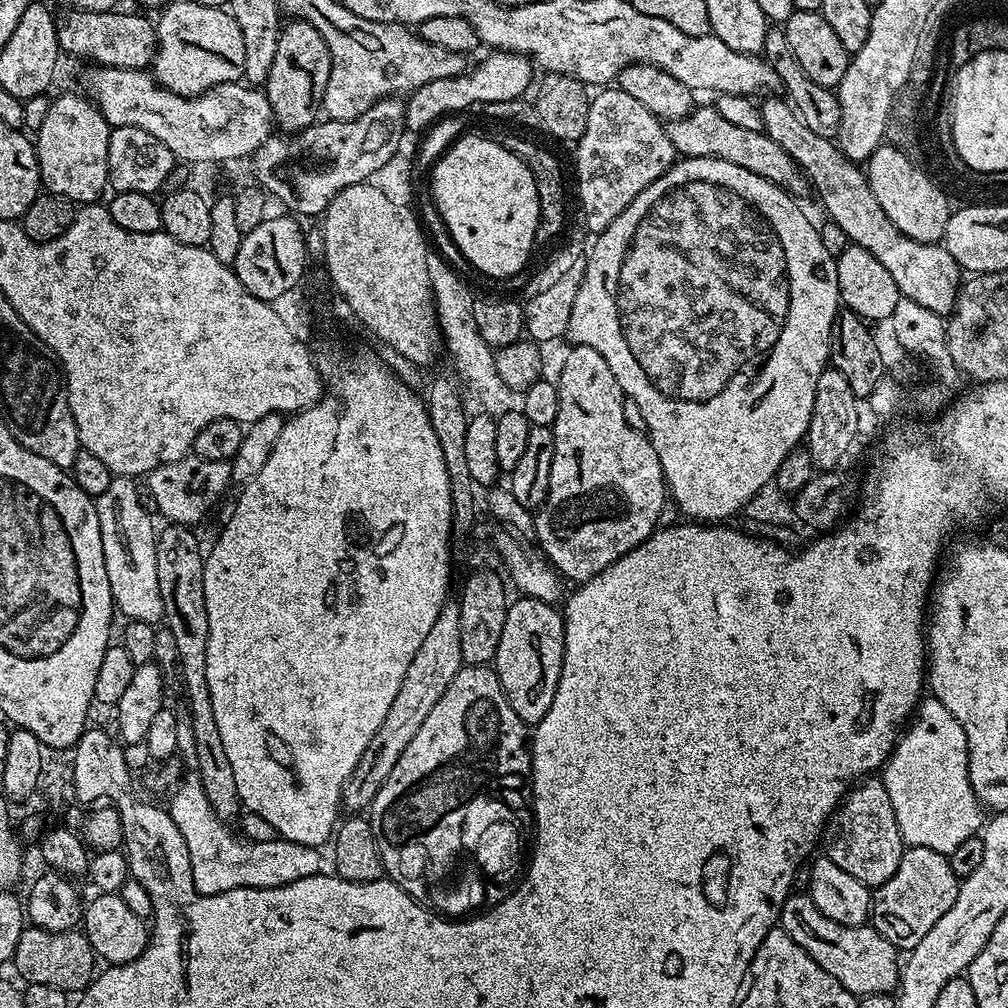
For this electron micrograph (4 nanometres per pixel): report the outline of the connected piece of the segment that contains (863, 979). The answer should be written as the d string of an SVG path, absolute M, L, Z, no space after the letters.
M793 894L786 903L780 907L779 927L783 928L826 974L838 978L842 986L853 996L859 998L887 992L897 991L900 982L901 961L896 961L898 950L882 934L878 934L871 926L859 924L858 926L842 926L834 922L834 918L826 918L818 906L807 894Z

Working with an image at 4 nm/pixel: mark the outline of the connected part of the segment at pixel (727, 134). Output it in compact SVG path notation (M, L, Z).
M714 106L708 108L693 107L682 118L671 121L667 125L668 137L674 146L674 150L681 157L693 156L694 158L722 158L722 162L734 162L734 166L746 166L754 174L774 182L785 192L793 197L800 198L806 188L806 177L800 170L800 165L792 160L774 138L770 138L764 132L754 130L742 130L739 126L733 126Z

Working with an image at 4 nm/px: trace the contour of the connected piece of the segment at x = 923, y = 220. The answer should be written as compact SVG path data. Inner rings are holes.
M885 142L875 148L866 161L866 175L874 198L878 198L878 206L882 206L886 218L890 218L902 234L927 244L943 241L950 215L949 193L928 172L913 171L911 164L895 152L892 143Z

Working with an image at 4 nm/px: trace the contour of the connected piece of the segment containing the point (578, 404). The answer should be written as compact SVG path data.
M582 345L571 347L567 355L566 366L563 367L561 378L555 386L558 390L558 414L551 427L554 434L554 462L550 462L548 497L534 512L534 537L536 536L537 542L540 543L541 549L539 548L539 551L546 557L548 564L565 581L583 582L594 578L594 574L606 570L606 566L610 566L618 558L622 558L630 550L634 550L634 546L638 546L648 535L656 531L661 523L660 515L664 512L666 485L662 474L662 466L658 462L658 454L654 450L652 441L648 439L644 432L630 430L630 426L626 426L626 417L622 415L622 406L626 399L624 391L618 386L618 378L614 378L614 370L610 370L610 366L606 366L606 358L602 358L602 354L598 354L598 350Z

